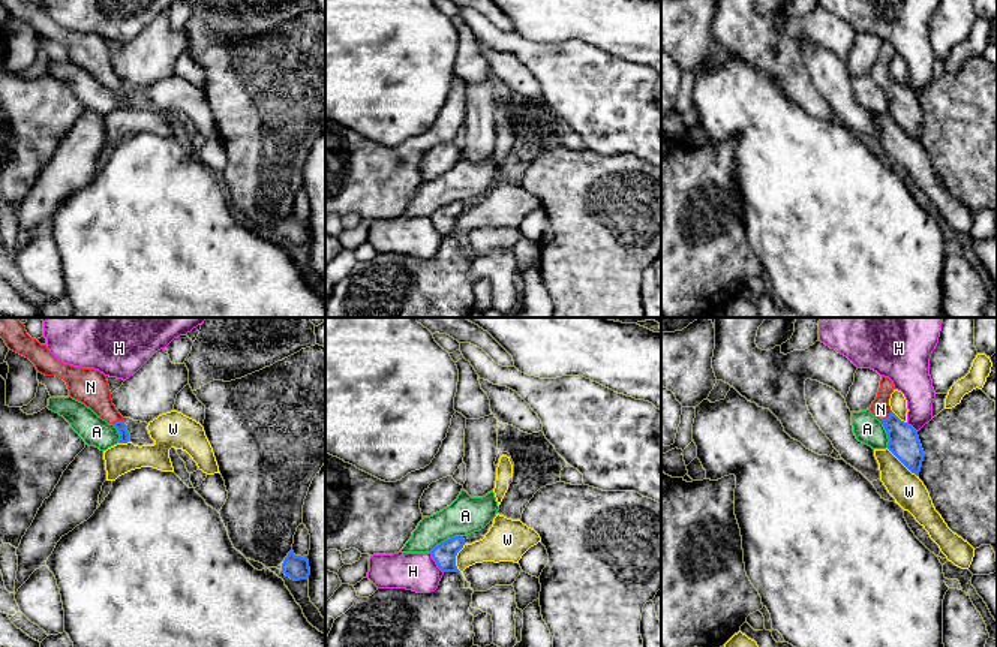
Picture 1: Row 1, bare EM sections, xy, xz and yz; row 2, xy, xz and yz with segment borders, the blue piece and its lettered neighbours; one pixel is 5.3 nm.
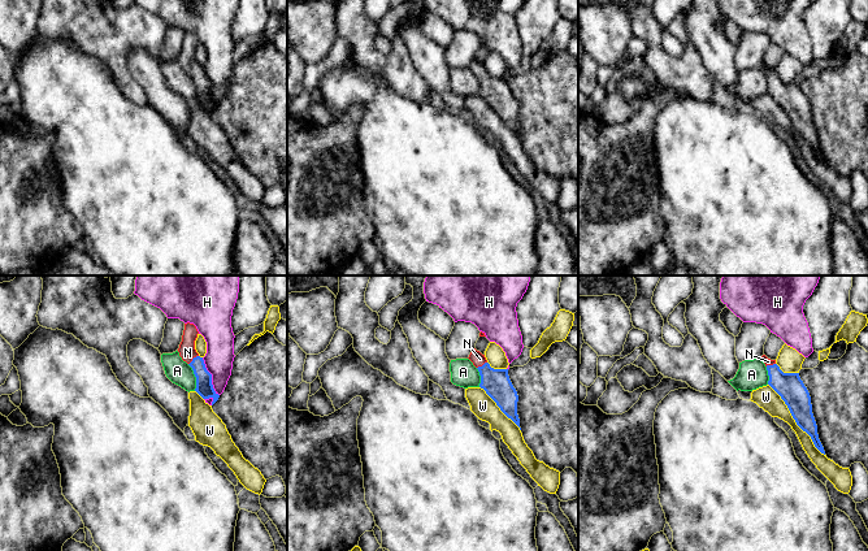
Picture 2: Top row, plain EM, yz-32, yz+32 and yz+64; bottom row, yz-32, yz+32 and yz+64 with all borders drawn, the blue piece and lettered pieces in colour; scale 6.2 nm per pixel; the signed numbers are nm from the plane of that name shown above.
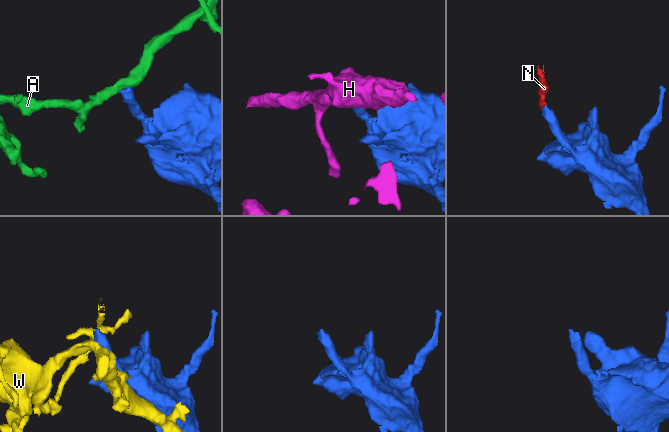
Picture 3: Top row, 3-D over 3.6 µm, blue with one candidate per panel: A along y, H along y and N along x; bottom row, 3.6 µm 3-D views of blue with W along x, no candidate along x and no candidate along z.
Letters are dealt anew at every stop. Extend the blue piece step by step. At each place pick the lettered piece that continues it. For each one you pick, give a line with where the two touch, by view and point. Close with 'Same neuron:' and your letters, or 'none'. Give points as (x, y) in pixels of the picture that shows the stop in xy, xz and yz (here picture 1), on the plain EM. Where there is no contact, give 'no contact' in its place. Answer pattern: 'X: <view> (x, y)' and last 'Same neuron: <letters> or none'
N: yz (888, 81)
Same neuron: N

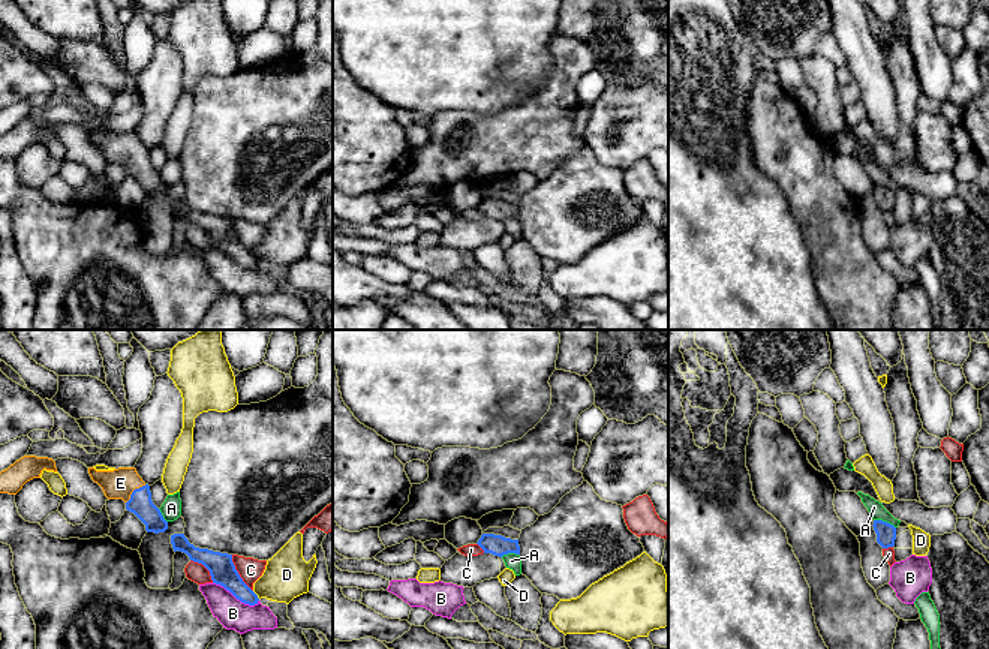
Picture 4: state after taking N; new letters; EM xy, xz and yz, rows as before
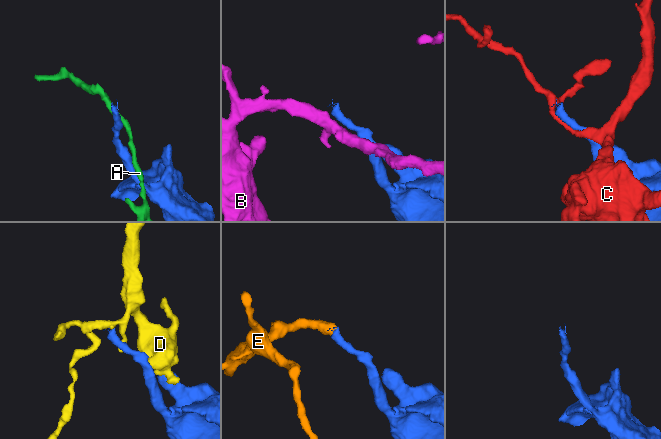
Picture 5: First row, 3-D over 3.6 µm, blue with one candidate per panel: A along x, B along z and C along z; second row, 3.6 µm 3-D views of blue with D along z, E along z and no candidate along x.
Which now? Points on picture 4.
E: xy (134, 155)
Same neuron: E

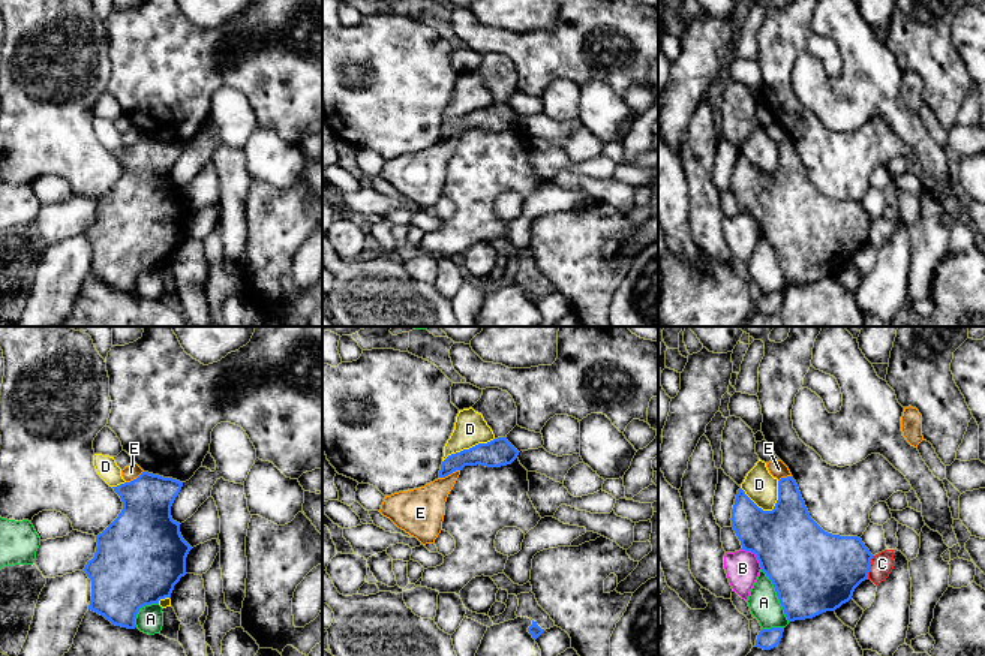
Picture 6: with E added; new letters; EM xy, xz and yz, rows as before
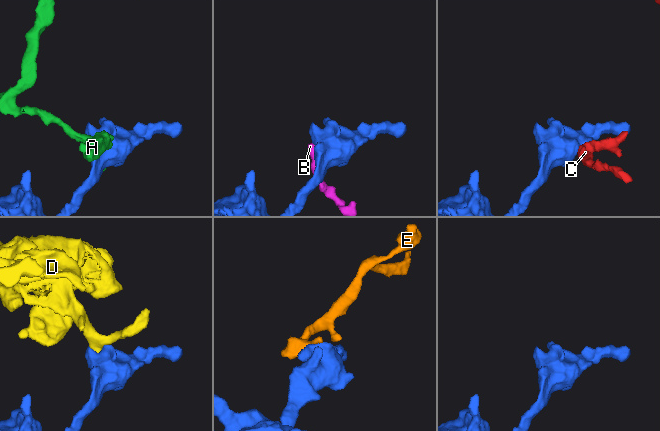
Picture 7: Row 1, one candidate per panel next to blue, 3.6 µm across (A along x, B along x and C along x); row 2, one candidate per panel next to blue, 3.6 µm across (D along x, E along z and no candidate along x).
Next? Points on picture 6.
Same neuron: none

